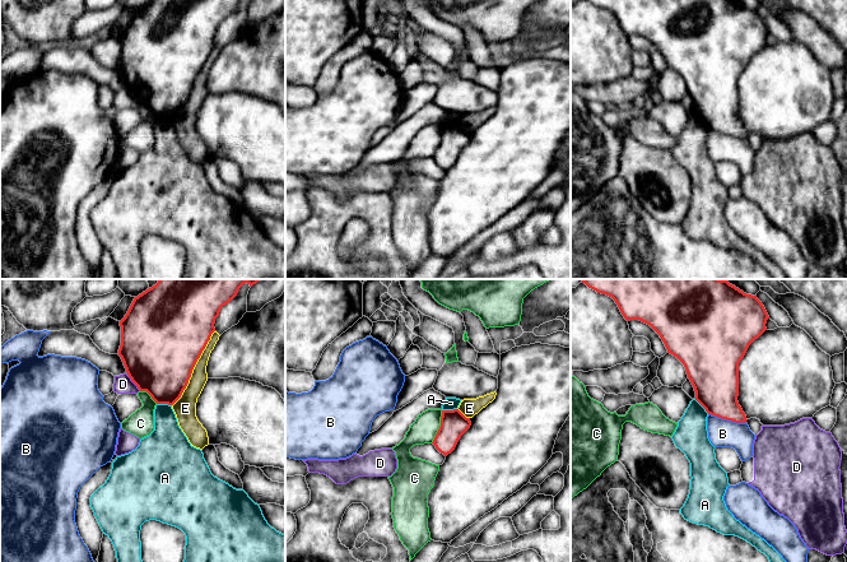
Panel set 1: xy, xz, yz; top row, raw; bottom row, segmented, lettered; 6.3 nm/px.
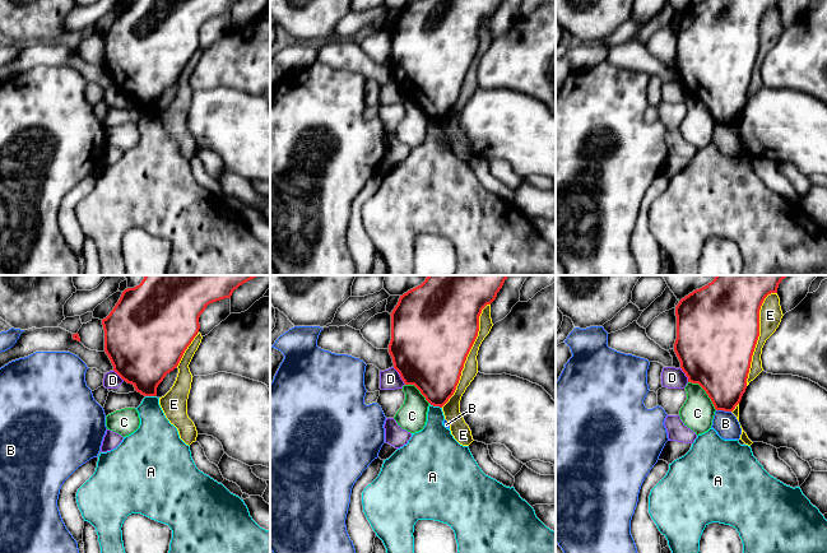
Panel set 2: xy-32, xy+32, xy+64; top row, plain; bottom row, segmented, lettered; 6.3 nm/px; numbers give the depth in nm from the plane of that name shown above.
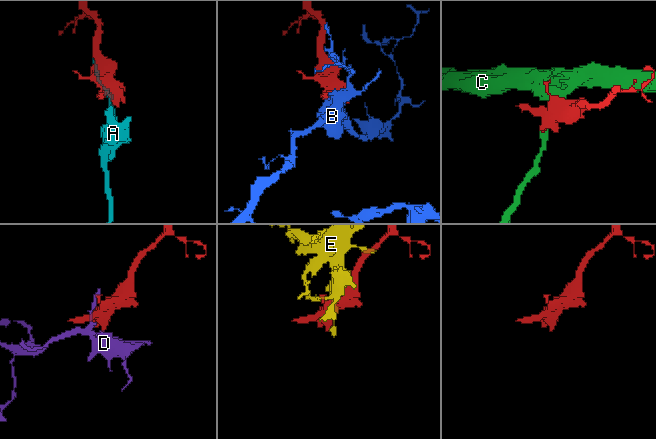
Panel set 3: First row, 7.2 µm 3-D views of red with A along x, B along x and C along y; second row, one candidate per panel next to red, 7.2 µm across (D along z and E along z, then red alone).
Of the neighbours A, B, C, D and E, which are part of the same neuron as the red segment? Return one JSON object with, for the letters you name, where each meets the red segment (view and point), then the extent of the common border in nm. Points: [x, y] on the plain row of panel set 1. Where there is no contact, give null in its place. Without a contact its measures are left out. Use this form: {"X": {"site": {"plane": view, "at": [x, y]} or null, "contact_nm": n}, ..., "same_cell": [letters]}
{"same_cell": []}

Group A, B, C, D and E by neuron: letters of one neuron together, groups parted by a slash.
A / B / C / D / E

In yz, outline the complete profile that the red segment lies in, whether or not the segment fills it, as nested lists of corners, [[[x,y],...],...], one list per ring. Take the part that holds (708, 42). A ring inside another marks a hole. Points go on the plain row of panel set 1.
[[[587,0],[597,8],[611,11],[627,36],[639,34],[650,40],[662,54],[667,68],[685,82],[695,115],[711,130],[735,138],[746,138],[746,130],[739,120],[739,78],[749,60],[765,45],[769,33],[757,10],[746,9],[735,0]]]

